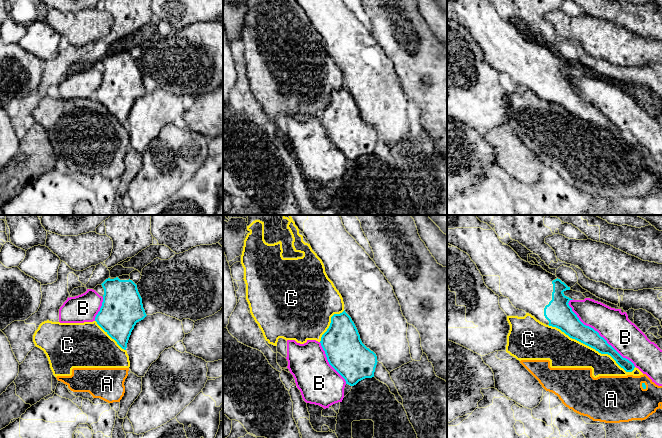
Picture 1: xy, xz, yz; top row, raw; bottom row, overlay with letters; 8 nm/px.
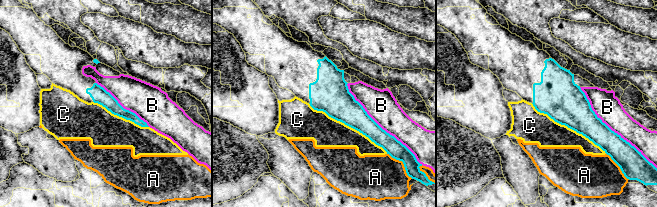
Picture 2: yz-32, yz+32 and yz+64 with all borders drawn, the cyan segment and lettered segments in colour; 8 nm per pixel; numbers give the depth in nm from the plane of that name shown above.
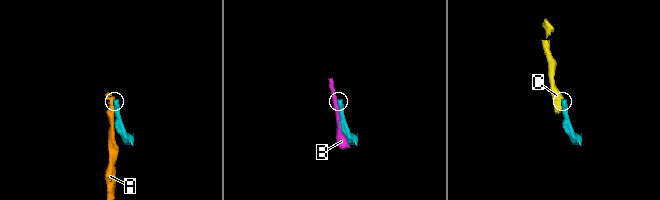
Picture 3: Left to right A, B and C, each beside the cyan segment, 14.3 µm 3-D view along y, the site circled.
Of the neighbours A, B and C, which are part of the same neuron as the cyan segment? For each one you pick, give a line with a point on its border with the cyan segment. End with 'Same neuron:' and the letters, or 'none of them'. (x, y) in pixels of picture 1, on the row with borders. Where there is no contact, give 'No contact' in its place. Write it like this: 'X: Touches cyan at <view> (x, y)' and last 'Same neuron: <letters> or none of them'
Same neuron: none of them

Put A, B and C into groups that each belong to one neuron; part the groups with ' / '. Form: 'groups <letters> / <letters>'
groups A C / B

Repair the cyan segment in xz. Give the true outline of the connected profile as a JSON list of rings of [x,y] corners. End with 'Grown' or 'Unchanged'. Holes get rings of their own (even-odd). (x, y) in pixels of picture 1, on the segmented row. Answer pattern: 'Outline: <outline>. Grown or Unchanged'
Outline: [[[345,310],[331,317],[330,326],[322,335],[320,343],[329,364],[345,379],[346,384],[354,386],[365,378],[374,377],[377,356],[362,343],[354,322]]]. Unchanged

